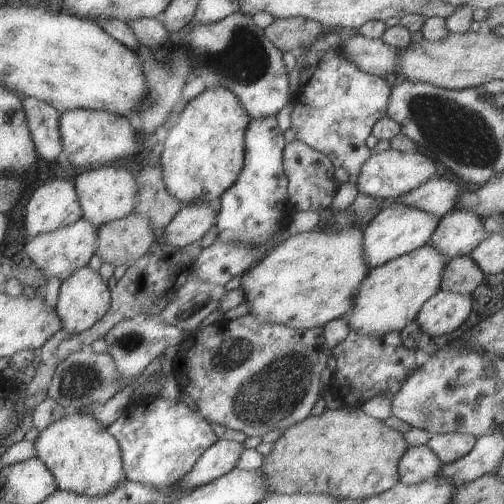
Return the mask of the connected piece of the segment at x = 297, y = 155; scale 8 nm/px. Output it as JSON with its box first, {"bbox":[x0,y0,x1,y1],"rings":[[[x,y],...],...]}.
{"bbox":[283,140,339,212],"rings":[[[300,140],[286,144],[283,157],[284,170],[289,180],[290,204],[294,206],[295,211],[326,212],[339,188],[332,161],[324,153],[310,148]]]}

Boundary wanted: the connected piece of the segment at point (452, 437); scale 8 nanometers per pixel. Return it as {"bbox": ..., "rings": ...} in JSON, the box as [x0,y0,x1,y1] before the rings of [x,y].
{"bbox":[427,433,477,464],"rings":[[[433,433],[427,442],[428,448],[438,456],[443,464],[450,464],[466,456],[477,438],[466,433]]]}

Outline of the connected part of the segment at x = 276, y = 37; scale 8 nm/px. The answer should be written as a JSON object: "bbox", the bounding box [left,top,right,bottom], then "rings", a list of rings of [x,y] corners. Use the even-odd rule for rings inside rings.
{"bbox":[264,18,324,53],"rings":[[[306,18],[274,19],[264,29],[268,37],[283,53],[304,46],[310,46],[324,32],[324,26],[315,20]]]}

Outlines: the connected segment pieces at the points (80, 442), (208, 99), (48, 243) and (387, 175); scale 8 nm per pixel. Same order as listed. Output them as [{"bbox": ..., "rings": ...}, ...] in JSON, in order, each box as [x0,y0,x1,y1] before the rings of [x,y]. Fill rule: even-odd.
[{"bbox":[34,411,125,496],"rings":[[[82,411],[66,413],[63,418],[52,422],[47,428],[40,431],[34,444],[37,457],[44,462],[44,465],[56,478],[57,489],[75,494],[99,496],[111,492],[118,483],[124,480],[125,473],[119,443],[92,413],[83,413]]]},{"bbox":[159,88,251,205],"rings":[[[206,88],[204,92],[188,102],[188,106],[186,106],[184,112],[182,112],[182,116],[179,118],[180,120],[174,124],[174,127],[168,130],[168,136],[164,142],[164,151],[160,157],[159,163],[162,167],[162,174],[164,175],[164,184],[166,185],[168,192],[172,196],[178,198],[178,200],[180,200],[183,205],[192,204],[192,202],[198,202],[198,200],[200,200],[200,202],[202,202],[202,200],[206,200],[206,202],[212,203],[214,200],[216,200],[216,198],[220,198],[222,194],[228,190],[229,186],[232,186],[232,184],[236,182],[236,179],[238,178],[238,175],[244,166],[244,142],[246,130],[248,128],[248,124],[250,124],[251,121],[250,115],[246,112],[246,110],[244,110],[244,107],[242,104],[240,104],[240,100],[238,100],[236,95],[233,92],[230,92],[230,90],[225,88]]]},{"bbox":[25,218,98,282],"rings":[[[81,218],[70,226],[29,238],[25,250],[28,258],[33,261],[33,264],[36,264],[37,269],[44,274],[44,277],[56,277],[62,282],[75,274],[81,267],[88,265],[92,255],[96,254],[96,232],[98,232],[98,226],[92,226],[88,220]]]},{"bbox":[356,149,437,200],"rings":[[[390,149],[384,152],[373,153],[360,170],[360,178],[356,188],[360,194],[369,195],[376,199],[394,200],[415,190],[431,178],[437,176],[436,164],[424,154],[404,153]]]}]

